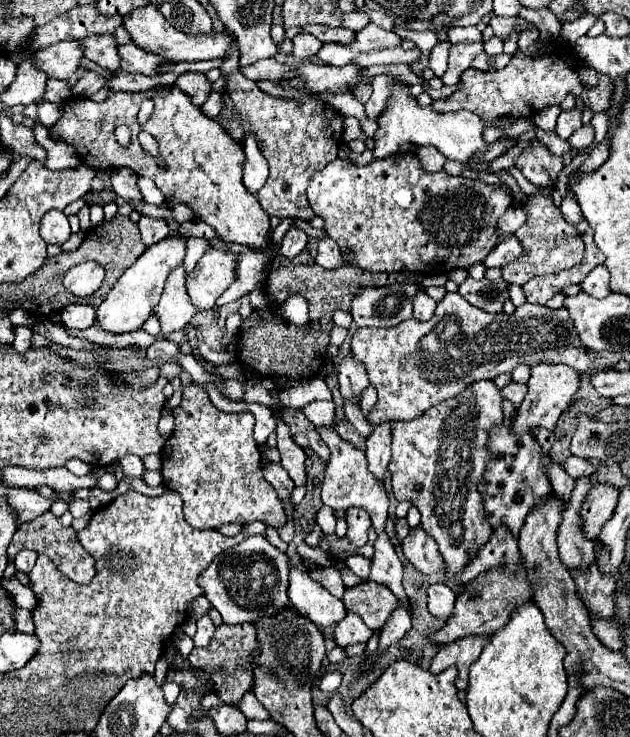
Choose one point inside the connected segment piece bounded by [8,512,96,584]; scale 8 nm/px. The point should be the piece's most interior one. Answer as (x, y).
(47, 535)

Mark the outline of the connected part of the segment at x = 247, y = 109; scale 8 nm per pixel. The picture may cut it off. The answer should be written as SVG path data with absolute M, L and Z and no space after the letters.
M232 48L232 52L224 56L224 62L220 66L220 70L226 72L228 76L224 94L228 94L228 98L236 104L238 114L248 120L250 130L256 134L262 154L270 164L270 176L256 194L258 202L262 210L268 212L268 216L278 216L278 218L290 216L308 222L314 218L314 212L306 200L308 182L318 170L336 160L342 142L344 116L336 112L332 106L320 104L320 100L316 98L284 100L264 94L256 86L256 82L240 74L240 70L236 68L238 66L236 60L238 60L238 48Z

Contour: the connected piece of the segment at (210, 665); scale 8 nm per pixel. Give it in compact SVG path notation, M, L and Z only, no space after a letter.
M222 624L216 628L212 640L204 648L194 648L188 656L188 662L192 668L200 668L200 672L208 672L214 680L214 692L218 698L222 698L226 704L238 704L240 698L250 690L254 682L254 668L252 656L258 654L258 636L256 636L254 624Z

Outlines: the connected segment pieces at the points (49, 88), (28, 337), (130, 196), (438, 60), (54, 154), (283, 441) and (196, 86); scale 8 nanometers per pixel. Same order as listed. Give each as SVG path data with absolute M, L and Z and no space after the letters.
M50 78L48 82L46 82L46 90L44 90L44 96L42 96L42 100L44 102L62 102L62 100L66 100L66 98L70 98L72 96L72 88L70 88L70 84L68 82L60 82L60 80L54 80L54 78Z
M20 326L20 328L16 328L16 338L14 338L14 348L16 350L20 350L20 354L22 352L26 352L28 348L32 348L32 328L28 328L26 326Z
M116 168L112 172L112 188L118 196L122 196L124 200L142 200L142 194L134 182L134 172L130 172L128 168Z
M436 44L432 54L430 54L430 68L434 70L434 74L440 78L446 72L446 58L448 58L448 50L450 44Z
M36 122L32 132L36 134L36 142L48 152L48 158L44 162L46 168L50 168L50 170L64 170L64 168L76 168L80 164L80 158L76 156L76 150L72 146L64 144L64 142L50 140L46 126Z
M270 408L274 418L278 420L276 426L276 438L278 438L278 450L282 456L282 466L284 470L290 474L294 486L304 486L306 484L306 472L304 472L304 462L306 462L306 454L304 450L292 440L292 434L282 418L282 412L278 408Z
M184 72L178 76L176 80L176 86L186 92L192 100L192 104L196 106L202 106L208 96L210 96L210 82L204 74L196 74L196 72Z

